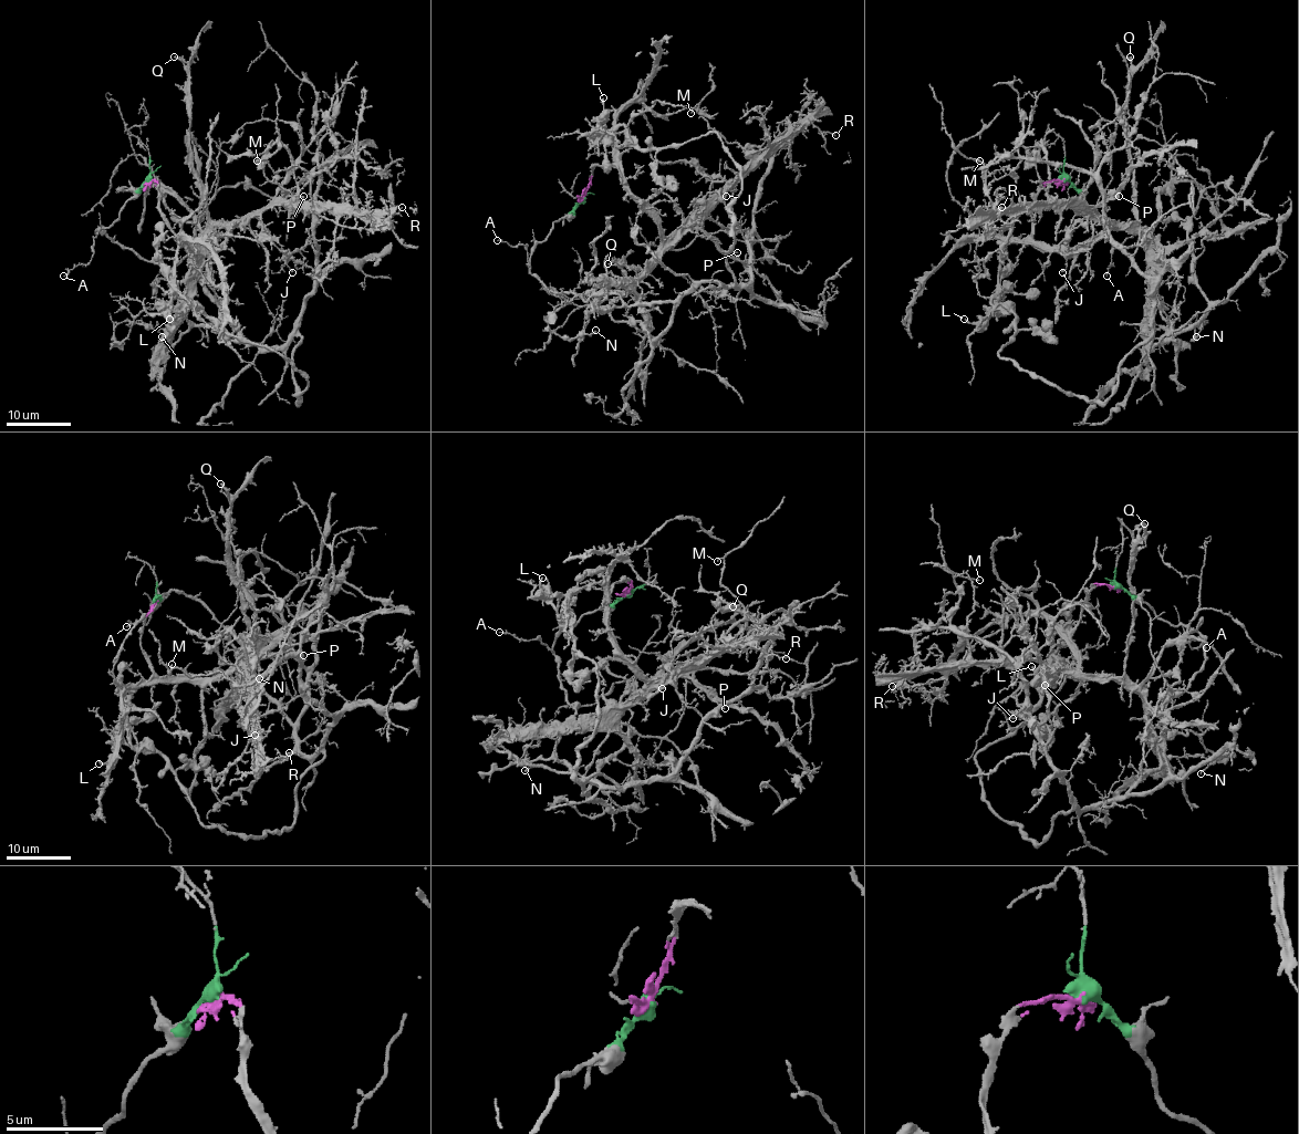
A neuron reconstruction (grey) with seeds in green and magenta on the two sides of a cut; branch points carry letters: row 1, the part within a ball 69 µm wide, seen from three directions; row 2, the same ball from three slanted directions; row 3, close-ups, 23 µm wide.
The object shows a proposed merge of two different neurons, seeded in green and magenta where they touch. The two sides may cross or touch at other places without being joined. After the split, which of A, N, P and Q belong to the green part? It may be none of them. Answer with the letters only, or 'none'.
A

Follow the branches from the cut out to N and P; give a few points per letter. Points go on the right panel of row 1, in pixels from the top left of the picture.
N: (1063, 180), (1036, 197), (1031, 237), (1078, 248), (1131, 226), (1145, 240), (1149, 321), (1193, 325), (1196, 336)
P: (1063, 180), (1049, 180), (1035, 201), (1031, 237), (1038, 243), (1078, 248), (1103, 229), (1095, 210), (1119, 196)

